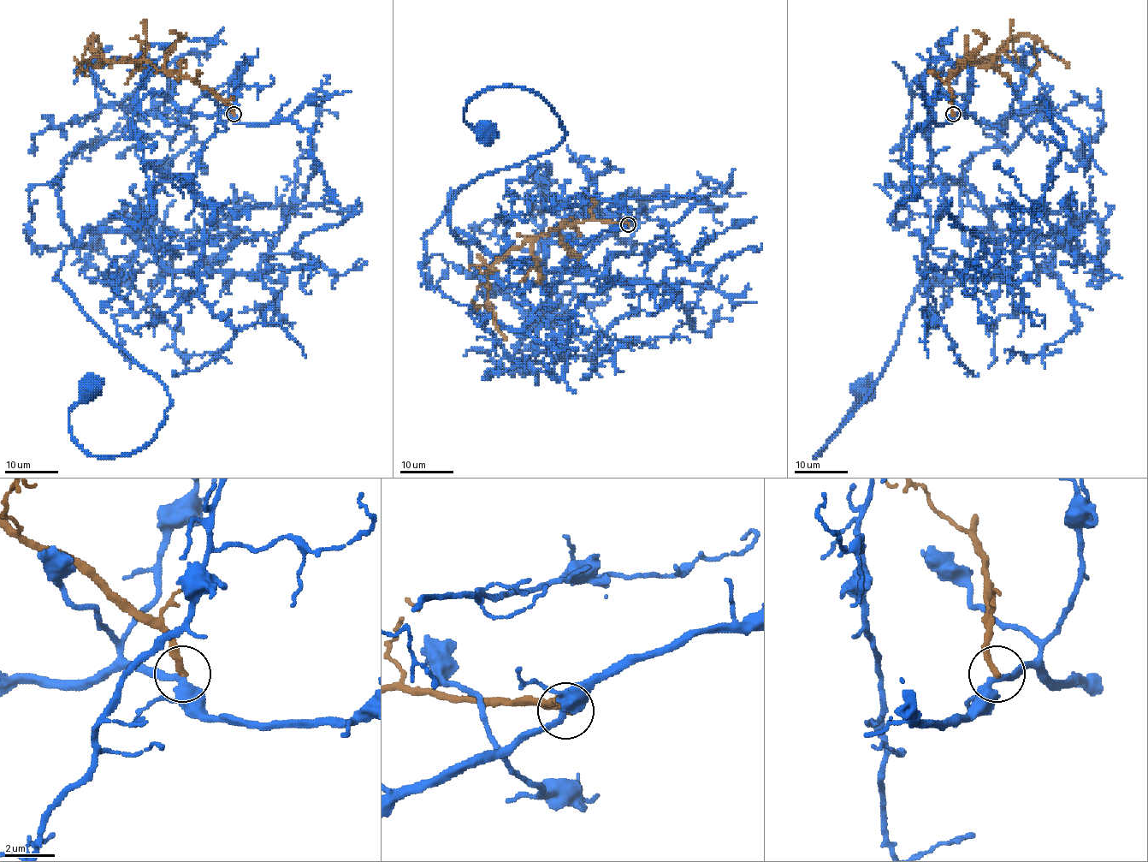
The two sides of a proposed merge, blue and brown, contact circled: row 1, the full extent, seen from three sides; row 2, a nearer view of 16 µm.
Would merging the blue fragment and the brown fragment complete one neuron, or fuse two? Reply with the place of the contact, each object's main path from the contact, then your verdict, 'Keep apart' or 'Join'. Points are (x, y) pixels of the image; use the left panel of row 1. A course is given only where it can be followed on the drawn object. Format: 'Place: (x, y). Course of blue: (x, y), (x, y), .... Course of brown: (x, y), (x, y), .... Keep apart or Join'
Place: (233, 114). Course of blue: (233, 115), (155, 108), (66, 158), (55, 278), (165, 420), (93, 456), (91, 388). Course of brown: (233, 113), (210, 91), (177, 74), (144, 60), (97, 56), (92, 35), (110, 68). Keep apart

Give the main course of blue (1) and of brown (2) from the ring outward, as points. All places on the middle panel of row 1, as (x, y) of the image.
1: (628, 224), (561, 268), (548, 316), (487, 283), (455, 193), (565, 137), (524, 87), (467, 104), (486, 131)
2: (628, 224), (588, 219), (561, 224), (500, 256), (487, 270), (487, 303), (494, 311), (494, 323), (505, 337)

